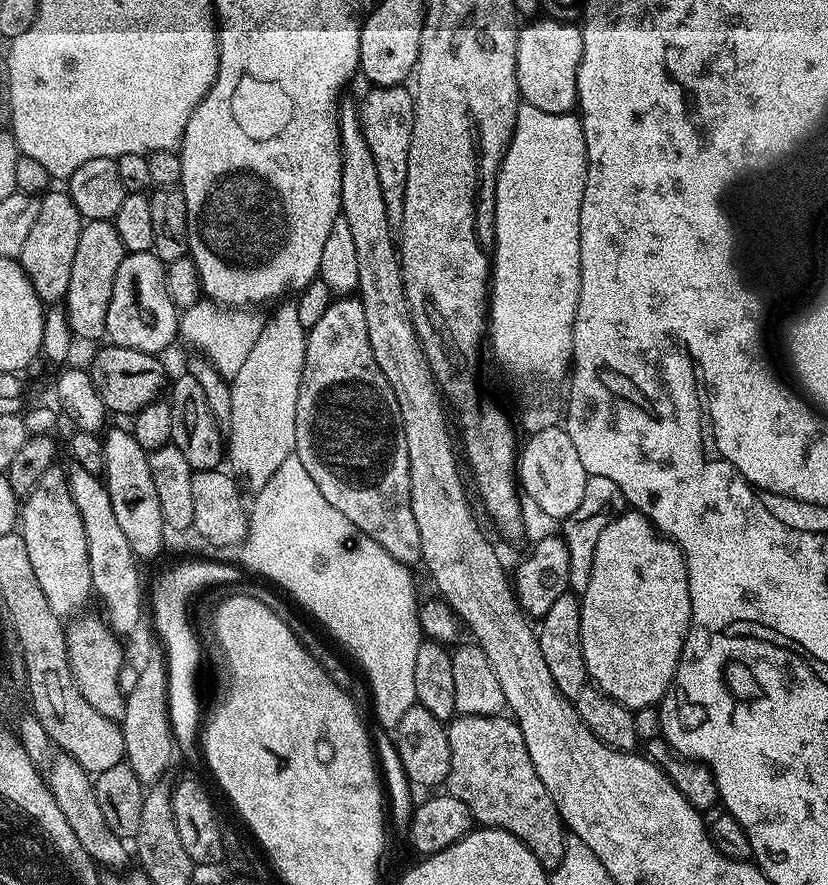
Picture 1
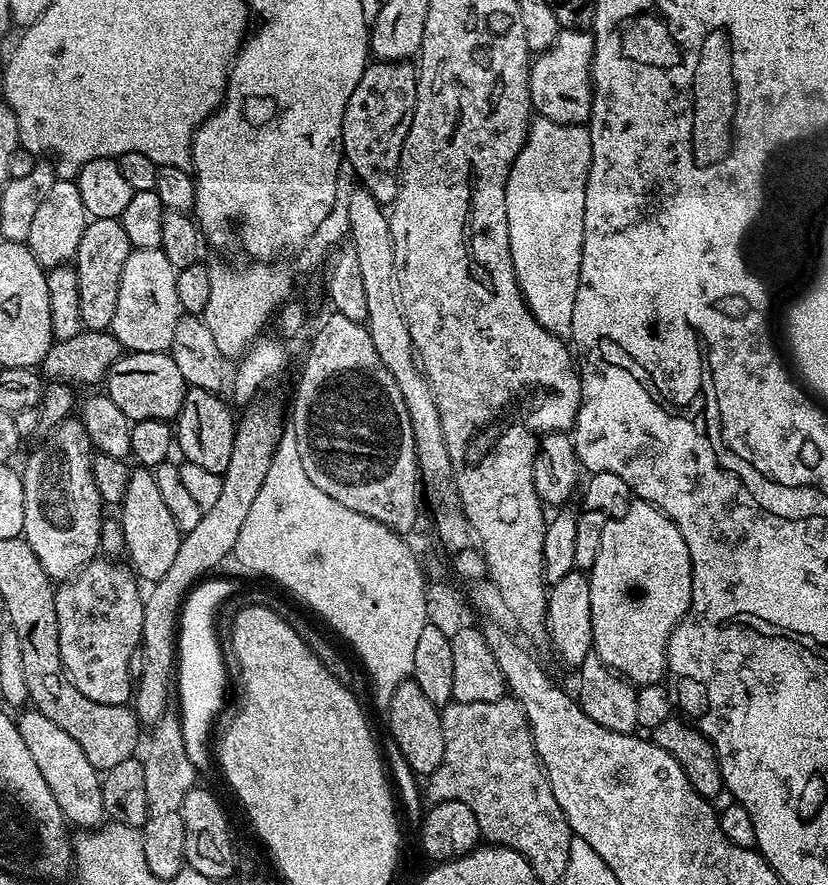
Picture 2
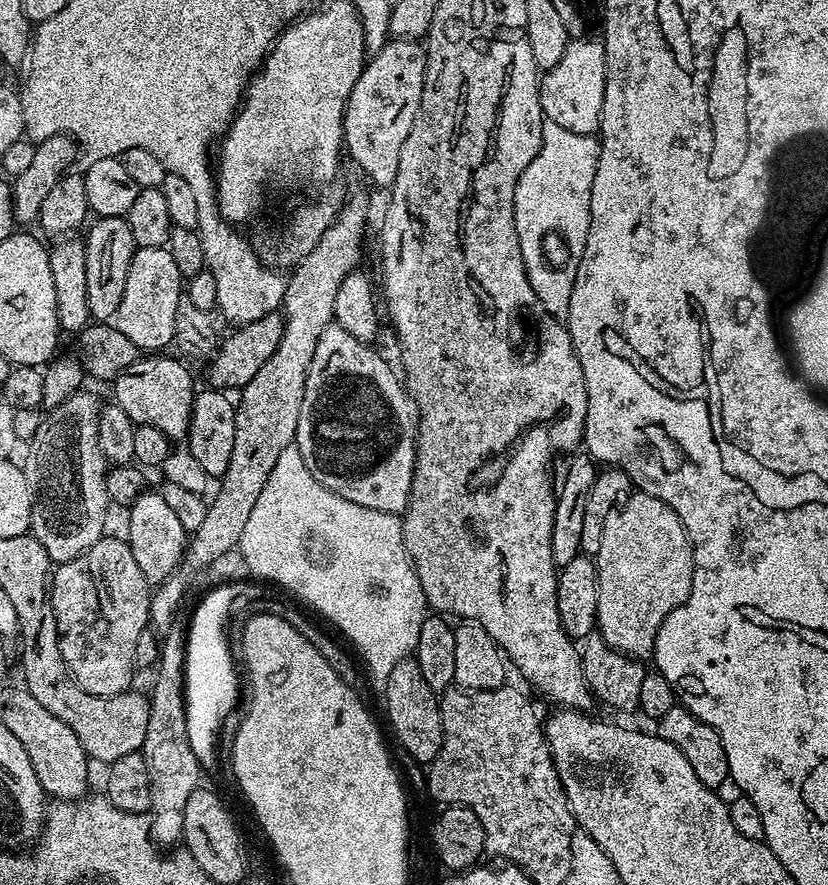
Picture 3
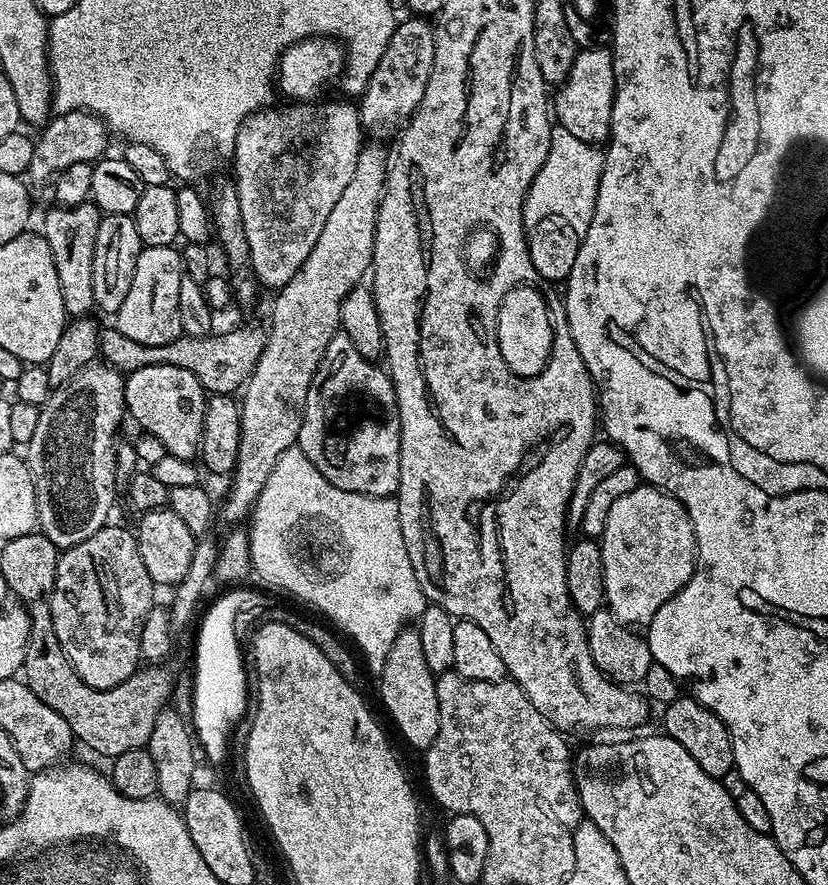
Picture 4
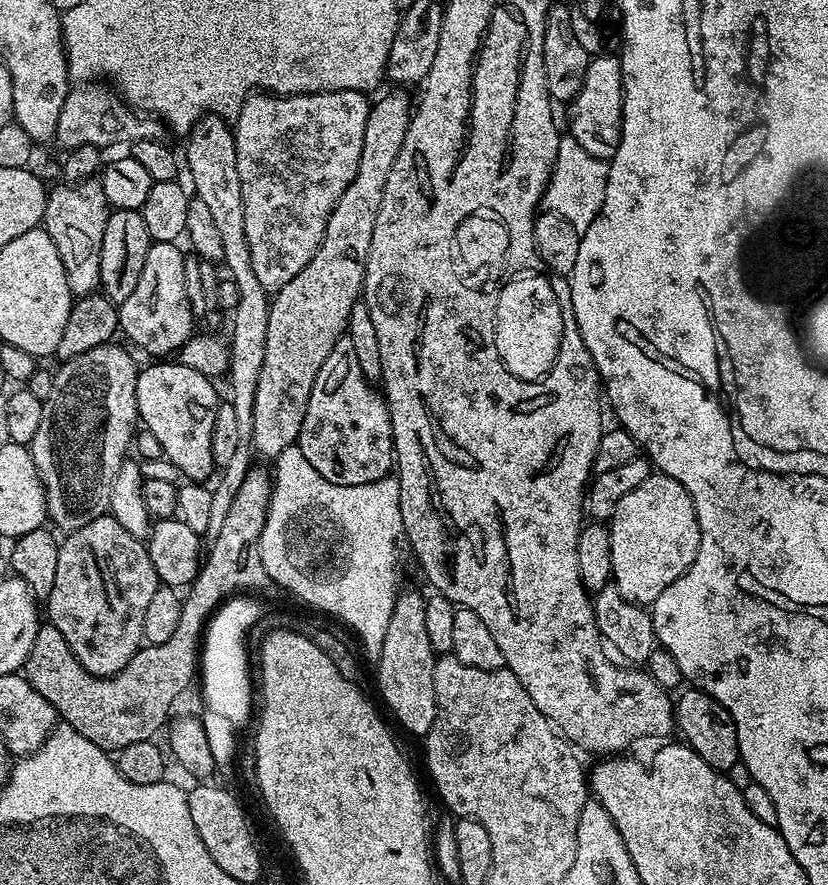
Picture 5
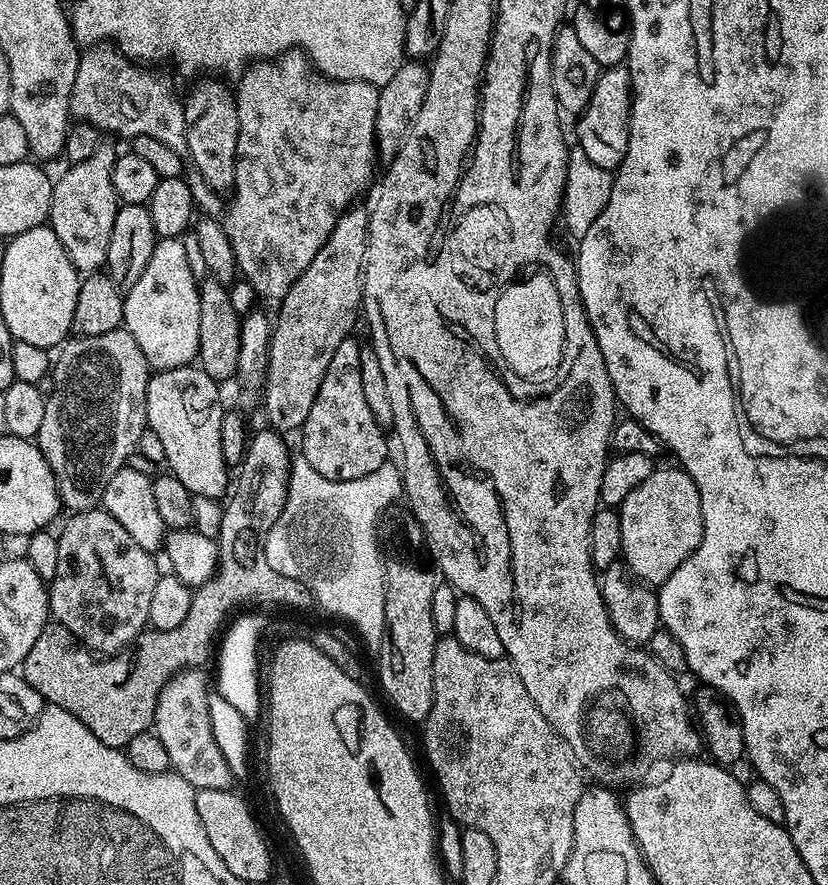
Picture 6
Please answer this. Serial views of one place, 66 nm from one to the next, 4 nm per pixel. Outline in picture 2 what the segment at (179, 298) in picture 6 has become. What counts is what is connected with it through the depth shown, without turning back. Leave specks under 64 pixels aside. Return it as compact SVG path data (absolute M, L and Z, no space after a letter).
M133 248L126 258L126 266L122 266L122 282L118 282L118 307L114 310L114 322L111 333L116 336L121 347L128 352L168 352L172 347L174 326L178 326L178 318L182 314L178 302L177 269L170 266L170 258L161 248L142 250Z

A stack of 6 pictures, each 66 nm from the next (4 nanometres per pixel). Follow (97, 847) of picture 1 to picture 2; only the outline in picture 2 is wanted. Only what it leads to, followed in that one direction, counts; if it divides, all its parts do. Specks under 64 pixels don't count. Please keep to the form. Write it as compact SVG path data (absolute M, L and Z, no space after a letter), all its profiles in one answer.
M35 710L20 713L16 728L22 734L22 742L26 742L30 749L34 762L38 762L38 770L42 770L42 778L46 778L46 786L50 786L50 794L54 794L54 802L58 802L65 821L72 826L77 824L80 830L101 827L106 820L100 785L102 776L94 766L90 766L86 754L82 754L82 746L78 746L62 726L54 726L46 714Z

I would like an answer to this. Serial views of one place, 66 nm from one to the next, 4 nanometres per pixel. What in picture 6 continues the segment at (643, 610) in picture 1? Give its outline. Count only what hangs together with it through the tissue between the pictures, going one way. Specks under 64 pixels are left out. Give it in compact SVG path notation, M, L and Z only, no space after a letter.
M679 466L653 467L646 482L638 482L618 506L622 522L620 550L629 573L645 586L659 586L693 556L704 537L702 498L694 478Z

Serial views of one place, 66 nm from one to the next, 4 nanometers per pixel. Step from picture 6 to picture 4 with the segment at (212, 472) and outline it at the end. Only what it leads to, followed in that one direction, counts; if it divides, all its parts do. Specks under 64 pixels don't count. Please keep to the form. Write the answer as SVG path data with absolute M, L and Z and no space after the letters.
M152 365L127 373L124 382L124 406L143 431L162 442L165 453L174 458L195 461L200 455L204 415L208 405L206 391L189 370L177 366Z

